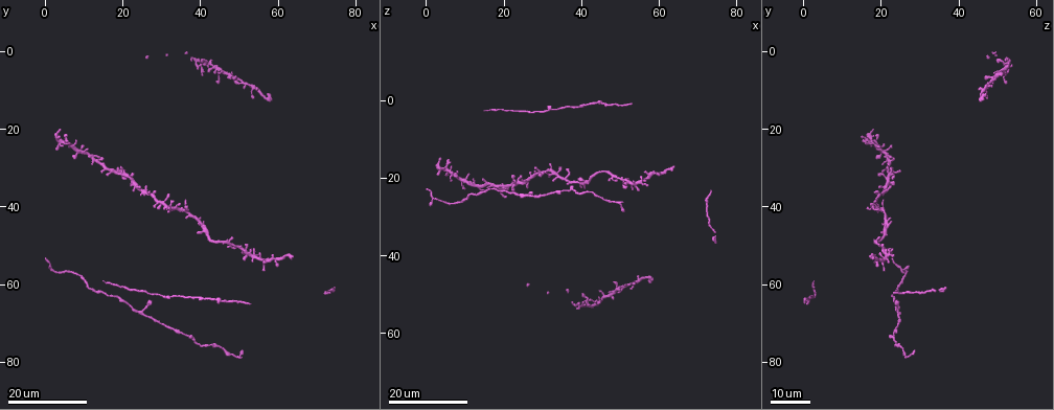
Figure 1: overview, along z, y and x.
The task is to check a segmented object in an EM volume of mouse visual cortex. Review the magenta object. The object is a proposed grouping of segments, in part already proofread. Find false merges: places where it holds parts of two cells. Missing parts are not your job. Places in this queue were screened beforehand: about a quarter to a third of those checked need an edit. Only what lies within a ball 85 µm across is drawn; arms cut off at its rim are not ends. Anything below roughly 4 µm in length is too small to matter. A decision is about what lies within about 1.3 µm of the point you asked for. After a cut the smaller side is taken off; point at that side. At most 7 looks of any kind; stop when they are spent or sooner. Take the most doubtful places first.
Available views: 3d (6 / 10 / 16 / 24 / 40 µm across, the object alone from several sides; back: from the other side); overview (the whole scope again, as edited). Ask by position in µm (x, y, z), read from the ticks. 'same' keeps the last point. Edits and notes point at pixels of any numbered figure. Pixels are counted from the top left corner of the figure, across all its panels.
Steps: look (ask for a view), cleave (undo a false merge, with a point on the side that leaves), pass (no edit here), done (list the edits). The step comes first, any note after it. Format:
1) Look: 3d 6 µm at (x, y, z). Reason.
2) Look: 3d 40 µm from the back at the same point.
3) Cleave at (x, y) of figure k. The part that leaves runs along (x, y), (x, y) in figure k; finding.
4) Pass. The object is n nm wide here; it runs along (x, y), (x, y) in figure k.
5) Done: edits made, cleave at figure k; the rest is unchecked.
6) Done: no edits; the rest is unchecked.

Look: 3d 16 µm at (35.5, 40.5, 20.0).

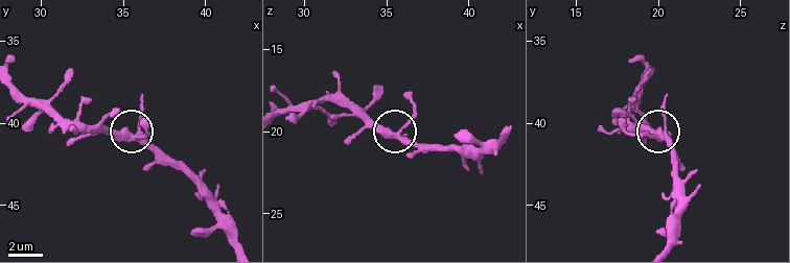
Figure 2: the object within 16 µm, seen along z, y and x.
Look: 3d 10 µm at (35.9, 40.7, 20.3).

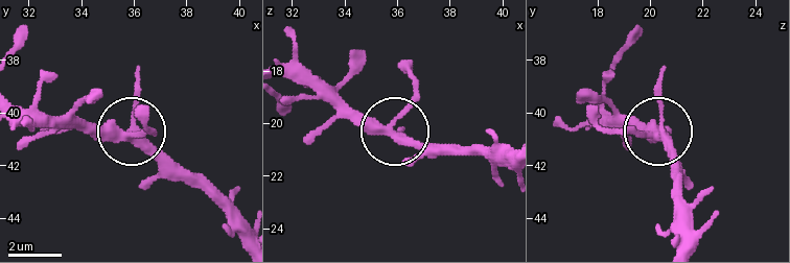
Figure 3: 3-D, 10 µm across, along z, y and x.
Pass. It runs along (679, 245), (679, 165), (659, 124), (664, 66) in figure 3; one cell here.

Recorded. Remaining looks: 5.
Look: 3d 24 µm at (18.0, 31.5, 22.0). Small branch off a trunk.

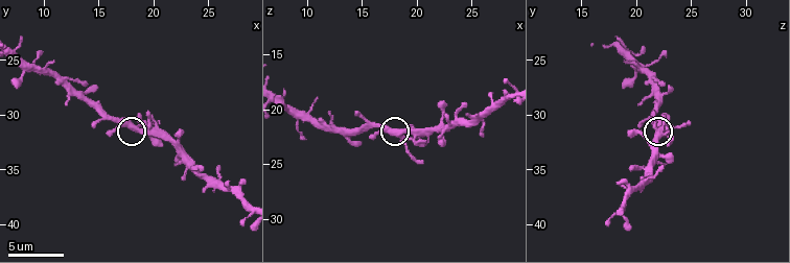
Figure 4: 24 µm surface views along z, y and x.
Look: 3d 6 µm at (18.4, 31.0, 22.6). Closer look.

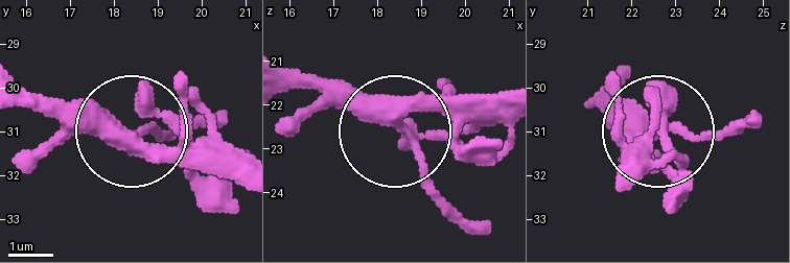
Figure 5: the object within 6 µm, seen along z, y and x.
Pass. The side arm is 45 µm long; it runs along (503, 92), (435, 100), (405, 122), (420, 167), (465, 219) in figure 5; continuous, no second cell.

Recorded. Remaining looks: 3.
Look: 3d 16 µm at (57.5, 54.0, 19.5). Side arm on a straight run.

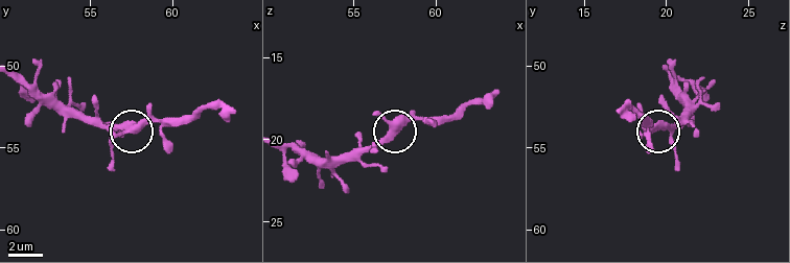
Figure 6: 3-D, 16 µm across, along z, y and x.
Look: 3d 10 µm at (57.7, 53.7, 19.4).

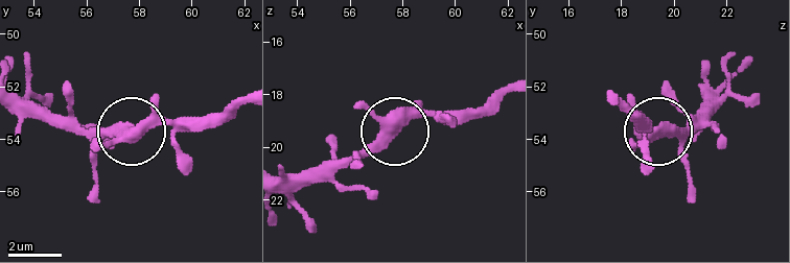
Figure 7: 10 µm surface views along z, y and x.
Pass. One cell here.

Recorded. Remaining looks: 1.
Done: no edits; the rest is unchecked.

